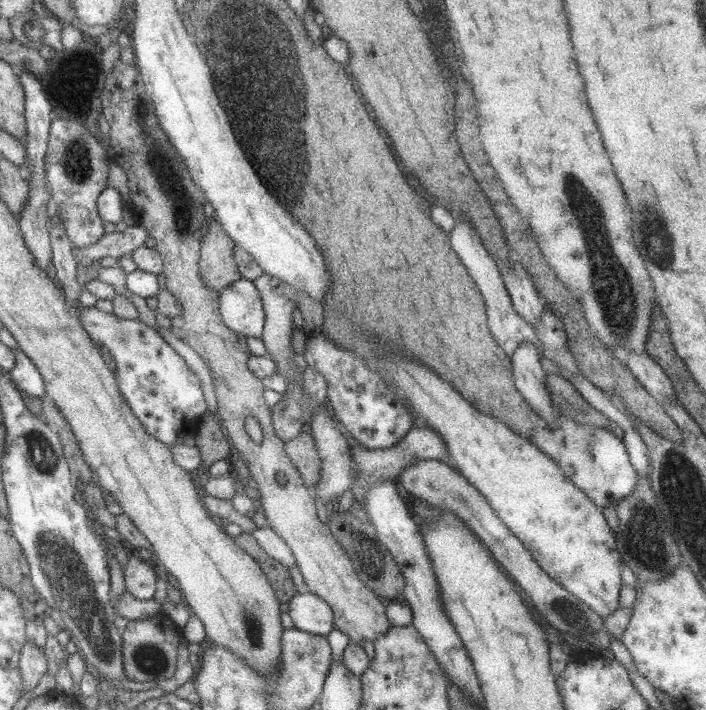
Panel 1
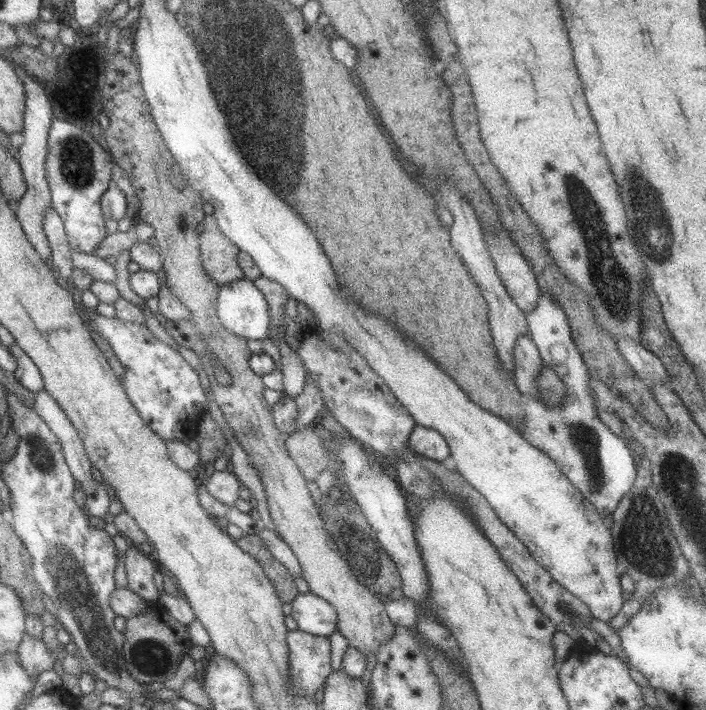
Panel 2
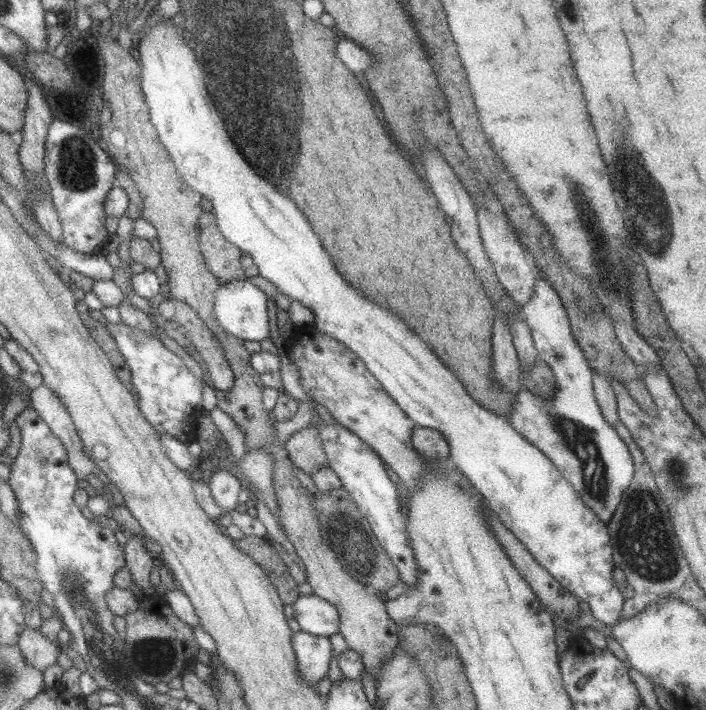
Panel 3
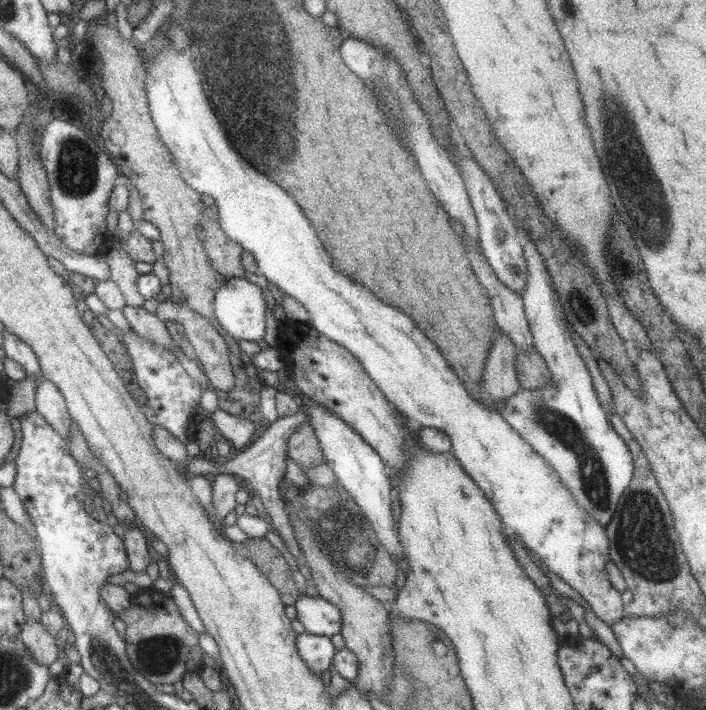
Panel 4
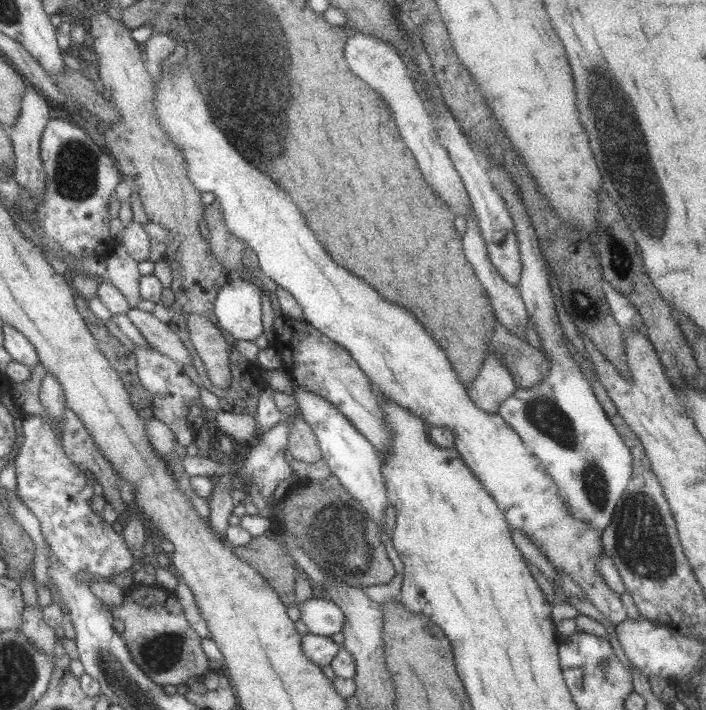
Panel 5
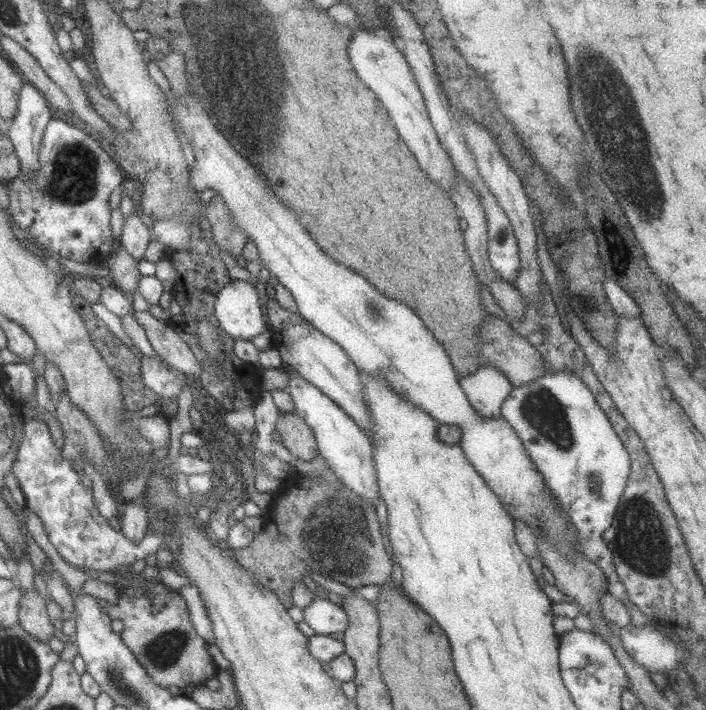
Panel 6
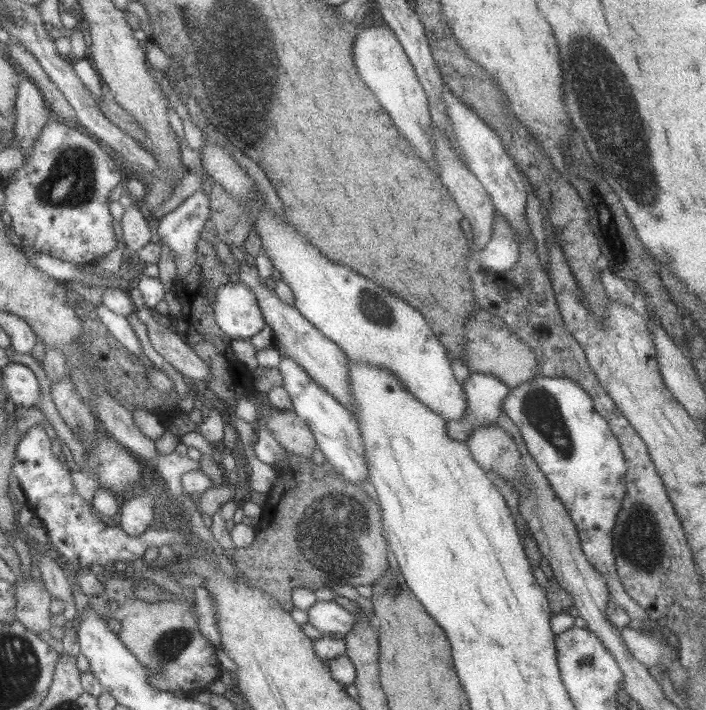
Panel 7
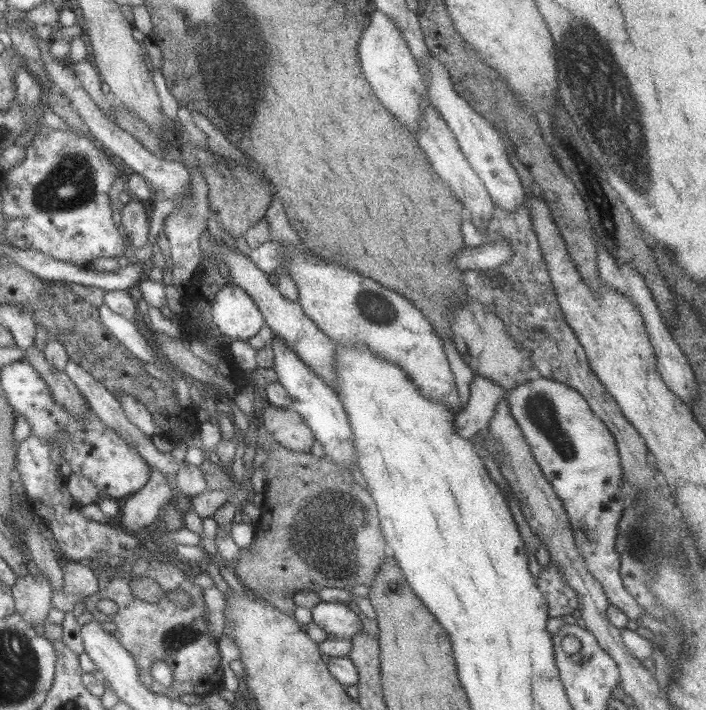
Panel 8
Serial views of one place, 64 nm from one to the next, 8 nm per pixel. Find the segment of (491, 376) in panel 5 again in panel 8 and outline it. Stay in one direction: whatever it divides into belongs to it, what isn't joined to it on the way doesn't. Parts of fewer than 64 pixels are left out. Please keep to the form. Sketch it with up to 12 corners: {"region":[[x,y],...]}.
{"region":[[473,375],[466,406],[453,418],[471,440],[486,431],[505,389]]}

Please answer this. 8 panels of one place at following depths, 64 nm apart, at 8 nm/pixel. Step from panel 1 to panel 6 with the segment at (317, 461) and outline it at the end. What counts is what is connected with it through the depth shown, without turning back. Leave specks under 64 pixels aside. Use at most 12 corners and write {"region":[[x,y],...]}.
{"region":[[293,413],[275,421],[282,446],[296,459],[318,454],[312,431]]}

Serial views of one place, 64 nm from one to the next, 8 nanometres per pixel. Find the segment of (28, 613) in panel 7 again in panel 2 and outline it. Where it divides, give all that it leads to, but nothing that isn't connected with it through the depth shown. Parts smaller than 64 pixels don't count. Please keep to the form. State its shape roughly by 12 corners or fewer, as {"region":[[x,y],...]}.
{"region":[[25,634],[18,661],[29,677],[52,668],[53,657],[39,638]]}

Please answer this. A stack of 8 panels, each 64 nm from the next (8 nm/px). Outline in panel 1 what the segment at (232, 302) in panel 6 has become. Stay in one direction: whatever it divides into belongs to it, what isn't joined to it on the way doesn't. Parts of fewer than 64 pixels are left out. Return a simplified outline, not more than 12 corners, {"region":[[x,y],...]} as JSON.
{"region":[[253,281],[221,289],[218,312],[228,330],[262,336],[264,311]]}

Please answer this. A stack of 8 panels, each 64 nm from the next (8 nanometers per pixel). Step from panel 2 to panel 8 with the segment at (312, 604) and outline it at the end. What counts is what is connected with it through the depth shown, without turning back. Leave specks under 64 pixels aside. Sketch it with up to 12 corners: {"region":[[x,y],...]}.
{"region":[[321,601],[311,621],[337,638],[361,630],[345,603]]}

